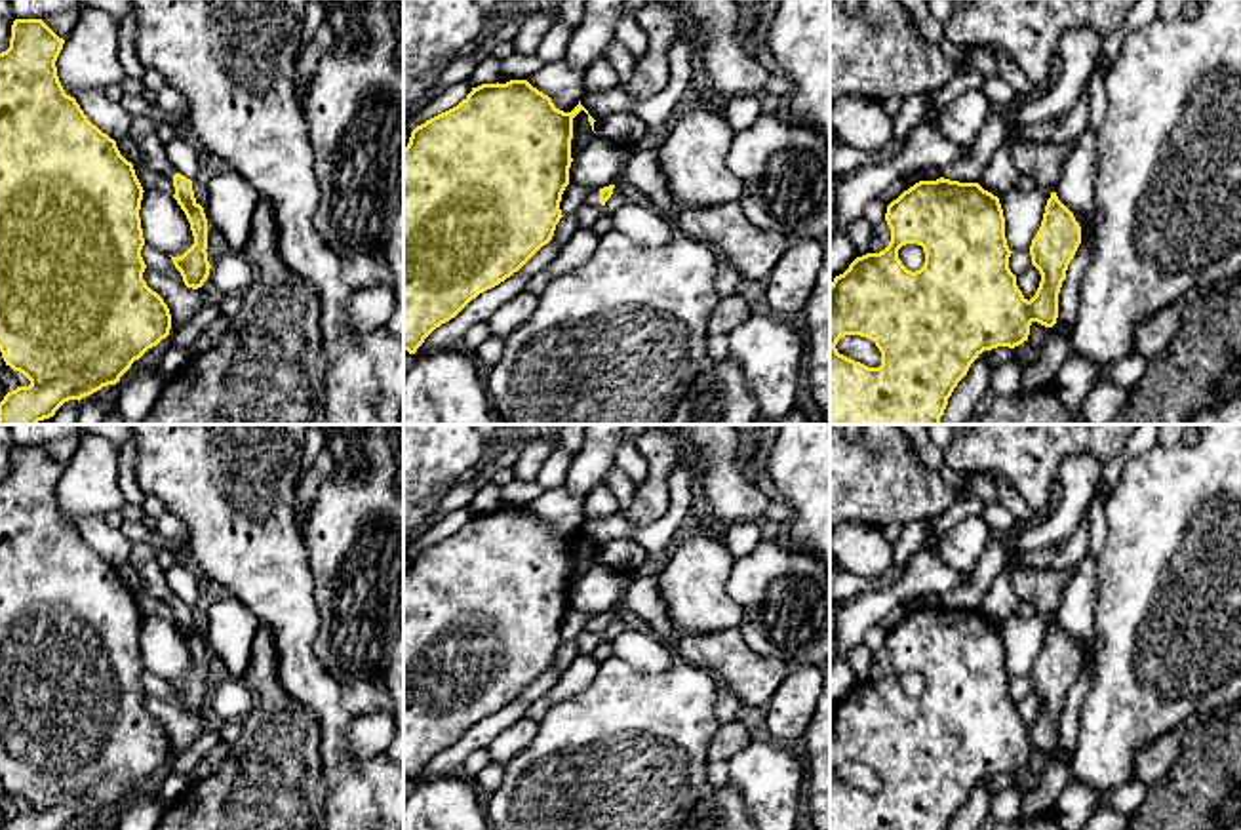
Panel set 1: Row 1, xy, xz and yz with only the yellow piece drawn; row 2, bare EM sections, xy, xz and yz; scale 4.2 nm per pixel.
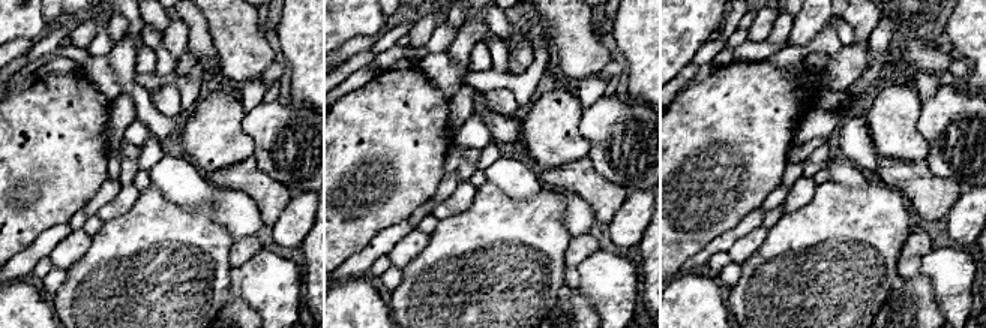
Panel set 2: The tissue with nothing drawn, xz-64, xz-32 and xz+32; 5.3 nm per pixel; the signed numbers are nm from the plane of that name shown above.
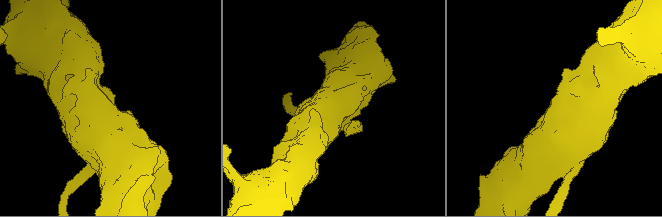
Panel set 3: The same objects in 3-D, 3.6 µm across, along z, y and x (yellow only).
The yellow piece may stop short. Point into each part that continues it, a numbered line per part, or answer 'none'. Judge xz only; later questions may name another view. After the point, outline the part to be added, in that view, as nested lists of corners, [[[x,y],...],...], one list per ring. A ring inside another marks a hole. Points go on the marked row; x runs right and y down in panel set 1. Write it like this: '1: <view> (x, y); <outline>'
1: xz (590, 210); [[[594,190],[575,211],[582,228],[590,228],[605,213],[605,208],[600,204],[600,190]]]

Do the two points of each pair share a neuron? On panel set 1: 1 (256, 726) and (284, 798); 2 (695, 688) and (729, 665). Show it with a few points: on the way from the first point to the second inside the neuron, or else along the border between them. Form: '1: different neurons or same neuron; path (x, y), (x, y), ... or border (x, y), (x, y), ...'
1: same neuron; path (273, 743), (275, 781)
2: different neurons; border (678, 657), (707, 669), (716, 678)

